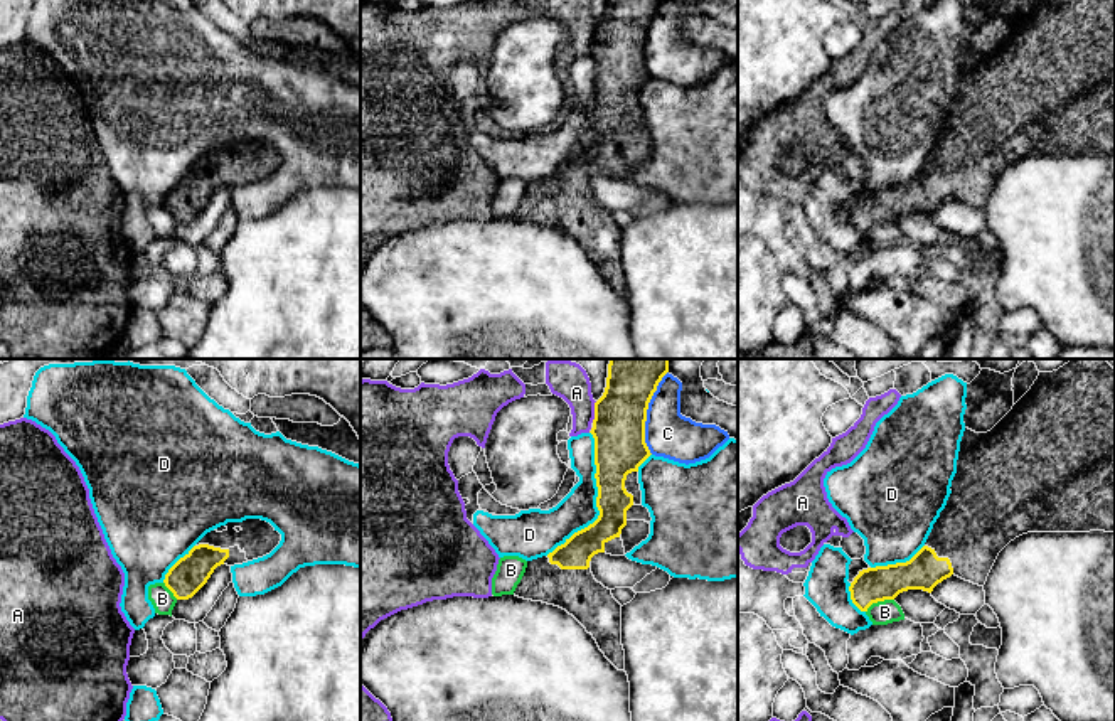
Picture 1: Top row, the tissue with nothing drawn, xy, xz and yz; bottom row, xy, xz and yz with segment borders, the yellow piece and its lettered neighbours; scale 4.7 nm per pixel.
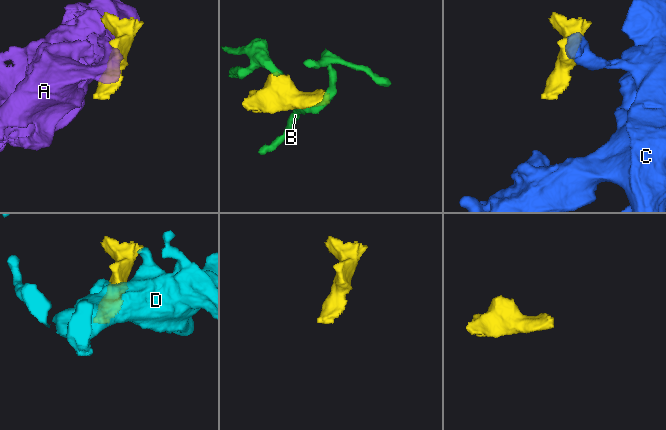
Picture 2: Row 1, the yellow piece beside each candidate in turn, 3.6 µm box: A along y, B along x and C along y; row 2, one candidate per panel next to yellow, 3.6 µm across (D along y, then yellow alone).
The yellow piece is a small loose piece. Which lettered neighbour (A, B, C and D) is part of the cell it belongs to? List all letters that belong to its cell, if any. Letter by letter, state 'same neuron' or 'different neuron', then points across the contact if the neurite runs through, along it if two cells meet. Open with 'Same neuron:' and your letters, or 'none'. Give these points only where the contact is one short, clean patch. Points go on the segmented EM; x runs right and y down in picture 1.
Same neuron: none
A: different neuron
B: different neuron
C: different neuron
D: different neuron

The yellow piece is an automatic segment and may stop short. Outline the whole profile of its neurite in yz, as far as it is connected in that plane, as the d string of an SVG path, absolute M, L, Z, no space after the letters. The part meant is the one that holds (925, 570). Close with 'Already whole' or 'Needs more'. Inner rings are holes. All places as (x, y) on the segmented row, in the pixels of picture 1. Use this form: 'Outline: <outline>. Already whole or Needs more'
Outline: M1071 359L1068 364L1053 372L1039 372L1031 389L1012 406L1012 409L987 433L975 433L965 428L957 460L957 473L950 487L952 494L945 509L933 524L925 546L906 563L876 566L859 571L849 586L852 603L867 612L872 603L894 600L908 590L923 590L931 593L933 588L952 574L984 586L999 553L1016 537L1027 532L1115 532L1115 369L1105 359Z. Needs more

